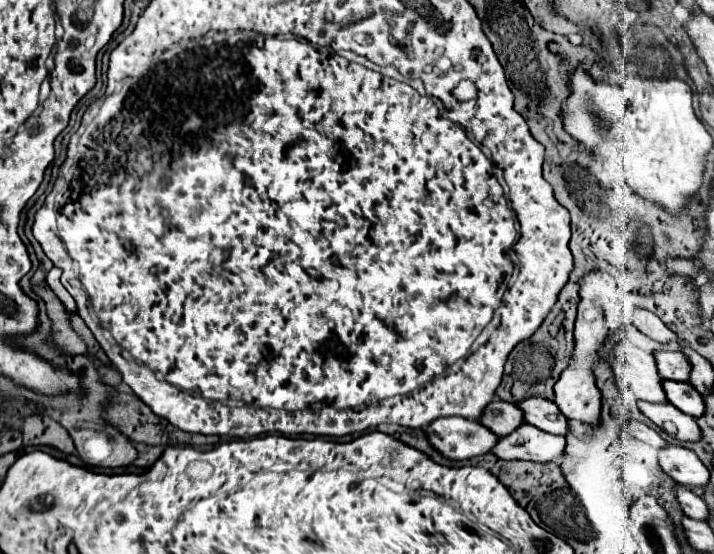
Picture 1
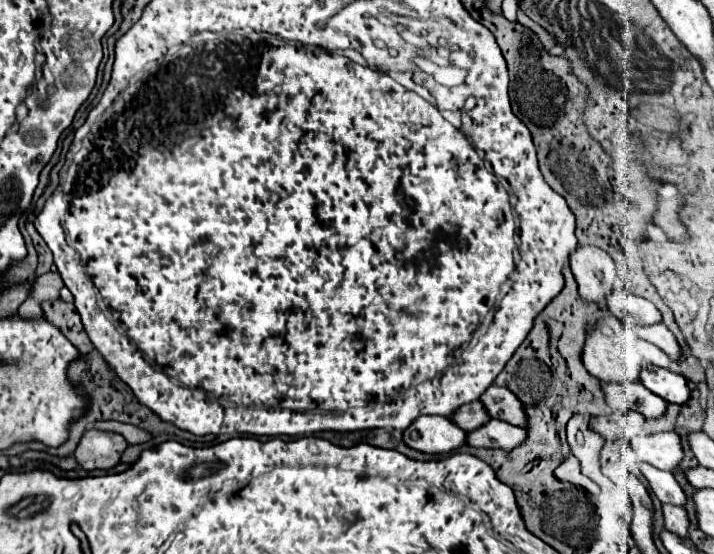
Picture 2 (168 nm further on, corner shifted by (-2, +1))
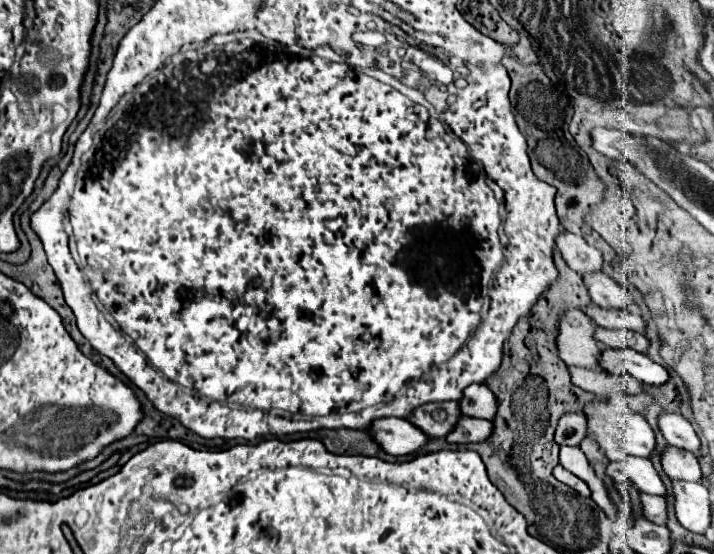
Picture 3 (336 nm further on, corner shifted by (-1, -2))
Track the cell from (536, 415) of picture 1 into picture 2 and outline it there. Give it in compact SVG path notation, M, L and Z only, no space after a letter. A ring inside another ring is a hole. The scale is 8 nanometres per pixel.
M492 385L480 397L480 401L484 403L490 417L506 421L510 425L518 425L518 427L528 425L528 413L524 413L524 405L520 405L520 399L516 395L512 395L510 389Z

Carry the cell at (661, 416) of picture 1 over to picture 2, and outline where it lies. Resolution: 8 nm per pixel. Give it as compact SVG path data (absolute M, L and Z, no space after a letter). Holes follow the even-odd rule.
M602 383L602 389L606 393L606 403L612 409L630 409L642 413L646 419L658 419L666 413L668 403L660 397L656 397L652 391L648 391L642 383Z

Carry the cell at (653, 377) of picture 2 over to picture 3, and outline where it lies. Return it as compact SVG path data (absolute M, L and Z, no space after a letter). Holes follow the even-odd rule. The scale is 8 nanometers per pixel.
M603 348L599 354L599 364L605 372L615 376L631 376L639 382L659 386L669 380L669 372L651 362L645 354L639 354L635 350L617 350L617 348Z

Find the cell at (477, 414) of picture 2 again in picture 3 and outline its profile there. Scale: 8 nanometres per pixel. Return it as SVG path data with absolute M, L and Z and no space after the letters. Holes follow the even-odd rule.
M431 402L411 412L407 420L415 424L419 430L423 430L427 436L439 438L439 436L447 436L453 430L459 416L461 410L457 402Z

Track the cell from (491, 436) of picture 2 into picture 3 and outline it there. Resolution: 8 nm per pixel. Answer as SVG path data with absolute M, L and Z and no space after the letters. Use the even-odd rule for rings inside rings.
M461 416L453 432L445 436L449 444L469 444L469 442L483 442L491 436L491 422L471 416Z

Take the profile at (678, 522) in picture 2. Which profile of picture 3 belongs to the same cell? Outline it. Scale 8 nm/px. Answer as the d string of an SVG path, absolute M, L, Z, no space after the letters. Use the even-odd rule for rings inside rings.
M641 494L641 504L643 504L643 516L647 520L651 520L653 524L665 524L665 520L667 520L665 498Z

